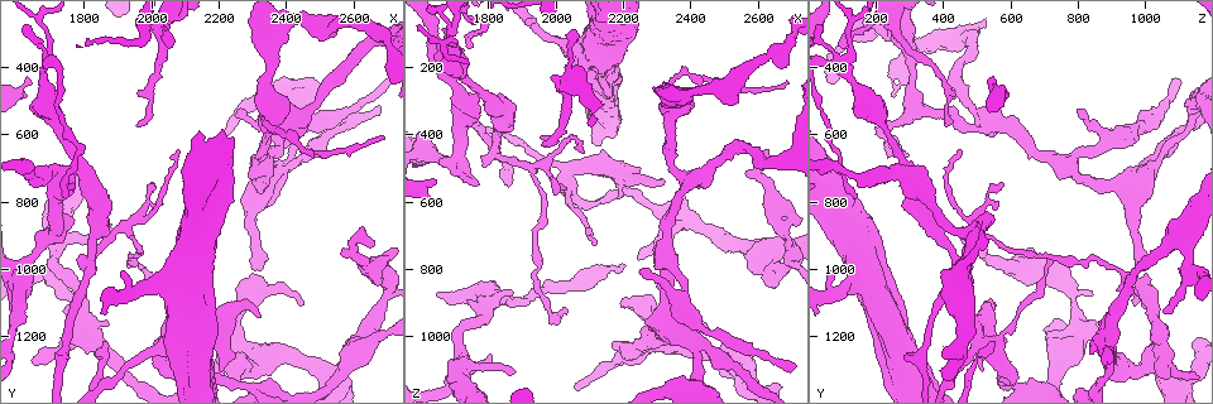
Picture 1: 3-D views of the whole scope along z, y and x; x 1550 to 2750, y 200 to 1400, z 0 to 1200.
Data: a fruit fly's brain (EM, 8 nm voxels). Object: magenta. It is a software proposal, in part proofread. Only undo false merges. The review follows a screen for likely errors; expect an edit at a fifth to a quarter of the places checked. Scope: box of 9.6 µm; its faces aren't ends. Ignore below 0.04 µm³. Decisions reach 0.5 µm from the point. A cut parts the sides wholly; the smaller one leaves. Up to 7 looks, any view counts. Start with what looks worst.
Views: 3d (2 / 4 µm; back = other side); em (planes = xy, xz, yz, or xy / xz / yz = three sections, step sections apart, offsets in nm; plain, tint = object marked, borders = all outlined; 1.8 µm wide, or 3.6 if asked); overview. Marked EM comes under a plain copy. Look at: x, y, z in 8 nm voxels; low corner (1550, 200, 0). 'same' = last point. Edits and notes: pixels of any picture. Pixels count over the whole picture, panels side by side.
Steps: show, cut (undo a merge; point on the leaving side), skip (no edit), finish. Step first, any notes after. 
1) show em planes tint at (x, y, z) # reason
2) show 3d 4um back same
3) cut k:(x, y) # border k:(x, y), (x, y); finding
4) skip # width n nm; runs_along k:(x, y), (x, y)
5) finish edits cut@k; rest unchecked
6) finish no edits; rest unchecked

show 3d 4um at (1830, 960, 450) # two arms in line, one across

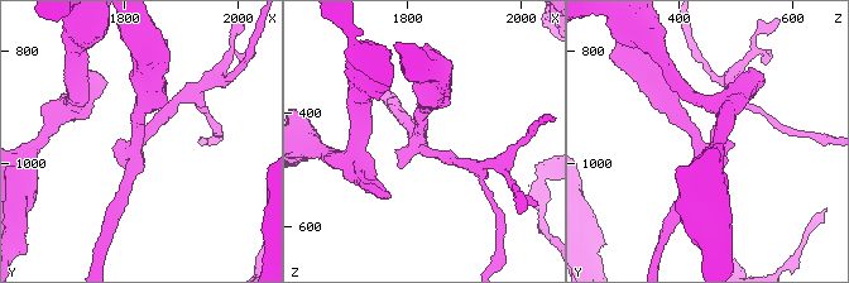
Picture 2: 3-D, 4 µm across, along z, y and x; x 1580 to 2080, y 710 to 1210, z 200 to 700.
show em planes tint at (1825, 965, 440) # arms 3; arm_widths 180, 200, 320 nm; need the tissue

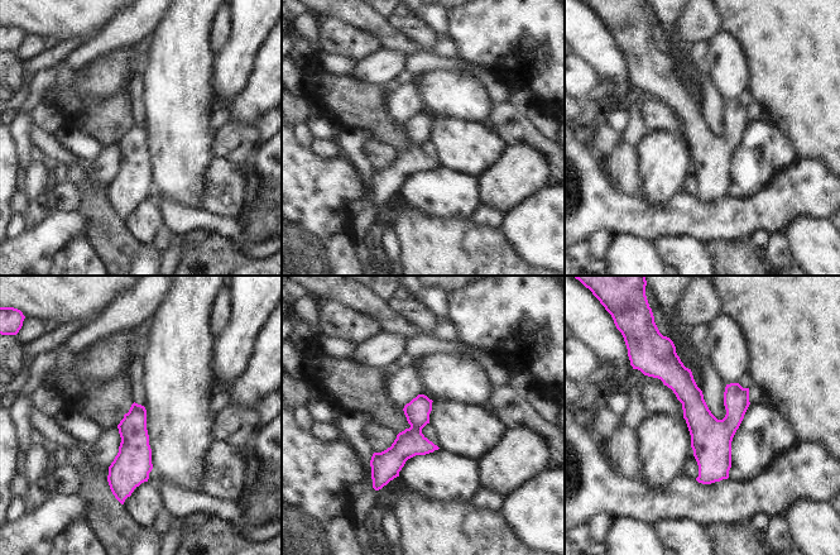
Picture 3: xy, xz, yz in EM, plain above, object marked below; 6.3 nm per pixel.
skip # width 160 nm; all the same cell

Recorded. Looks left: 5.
show em xz step 16 tint at (2420, 670, 1040) # three-way junction

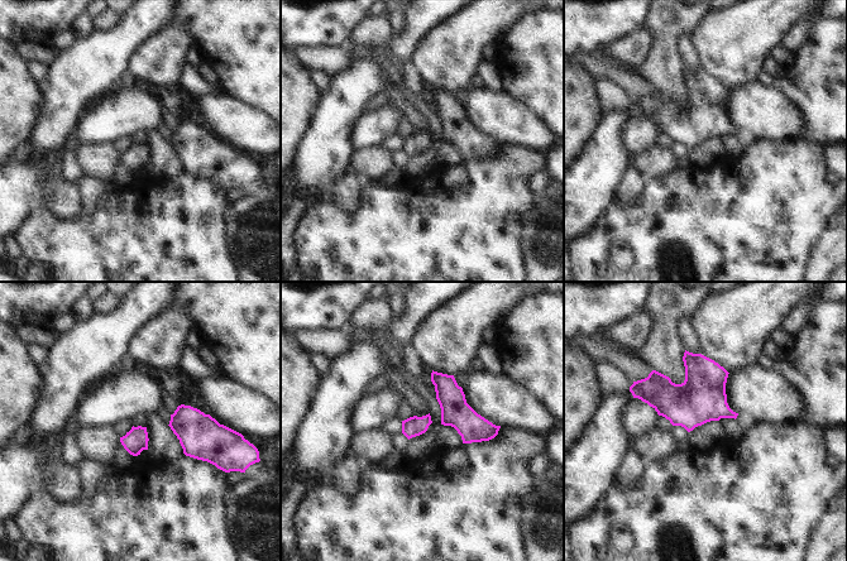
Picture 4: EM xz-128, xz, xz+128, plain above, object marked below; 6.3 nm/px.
show em yz step 4 tint same

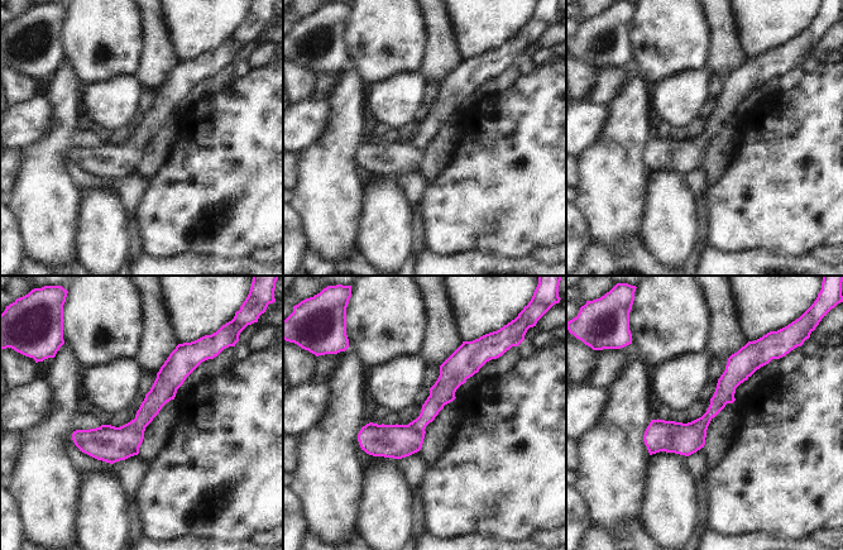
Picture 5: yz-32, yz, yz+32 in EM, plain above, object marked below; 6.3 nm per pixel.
skip # runs_along 5:(191, 360), (119, 441), (77, 441); one cell here

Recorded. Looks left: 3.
show em planes borders at (2030, 1230, 520) # sharp bend

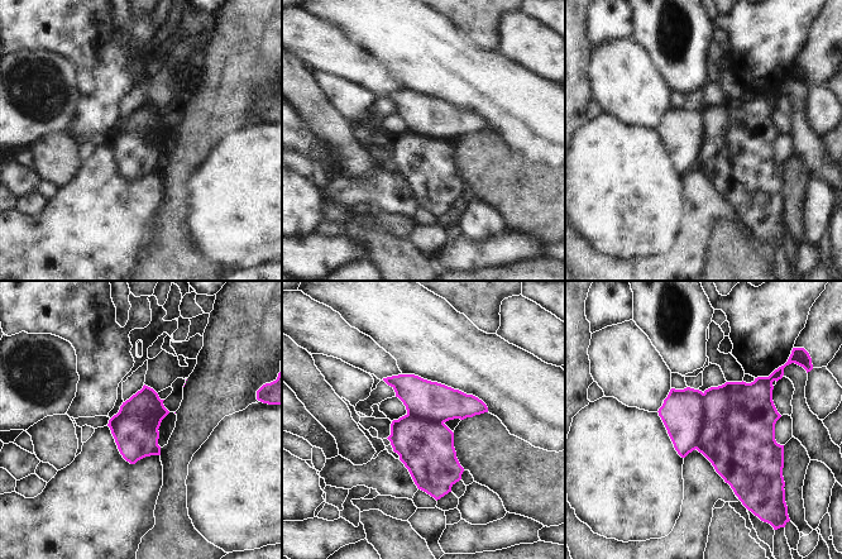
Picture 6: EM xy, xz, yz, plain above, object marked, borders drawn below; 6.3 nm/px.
cut 6:(683, 410) # part_leaving 6:(390, 380), (422, 399), (483, 407); two cells meet here

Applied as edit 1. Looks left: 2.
finish edits cut@6; rest unchecked

